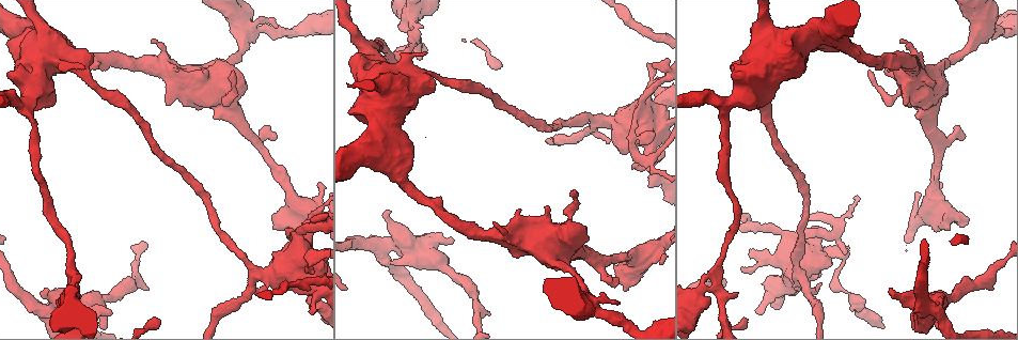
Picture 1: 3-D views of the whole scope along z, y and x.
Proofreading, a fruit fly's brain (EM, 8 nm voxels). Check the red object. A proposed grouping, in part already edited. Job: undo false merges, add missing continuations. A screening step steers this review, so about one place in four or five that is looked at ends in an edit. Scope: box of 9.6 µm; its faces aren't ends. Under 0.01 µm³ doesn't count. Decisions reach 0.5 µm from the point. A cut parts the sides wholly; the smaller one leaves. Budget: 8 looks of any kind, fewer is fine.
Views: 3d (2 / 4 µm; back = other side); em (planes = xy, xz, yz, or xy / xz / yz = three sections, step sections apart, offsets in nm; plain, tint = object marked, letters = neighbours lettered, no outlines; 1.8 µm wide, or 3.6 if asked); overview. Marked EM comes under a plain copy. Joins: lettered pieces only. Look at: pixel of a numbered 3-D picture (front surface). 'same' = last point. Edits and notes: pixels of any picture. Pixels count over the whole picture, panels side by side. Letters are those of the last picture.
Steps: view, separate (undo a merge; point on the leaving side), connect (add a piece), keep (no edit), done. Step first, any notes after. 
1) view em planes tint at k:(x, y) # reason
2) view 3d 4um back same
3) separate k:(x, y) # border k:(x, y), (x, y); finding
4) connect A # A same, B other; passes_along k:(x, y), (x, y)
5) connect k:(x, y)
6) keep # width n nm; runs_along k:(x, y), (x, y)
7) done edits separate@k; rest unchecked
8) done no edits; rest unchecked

view 3d 4um at 1:(111, 312) # thick end

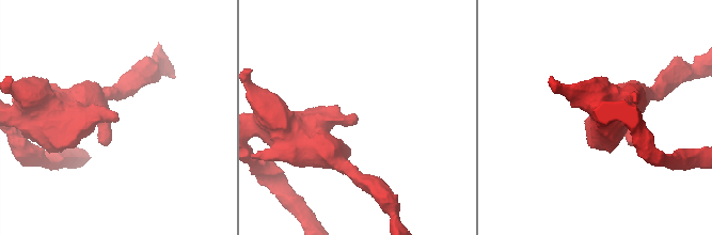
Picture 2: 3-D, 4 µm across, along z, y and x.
view em planes tint at 2:(115, 122) # shape alone is not enough

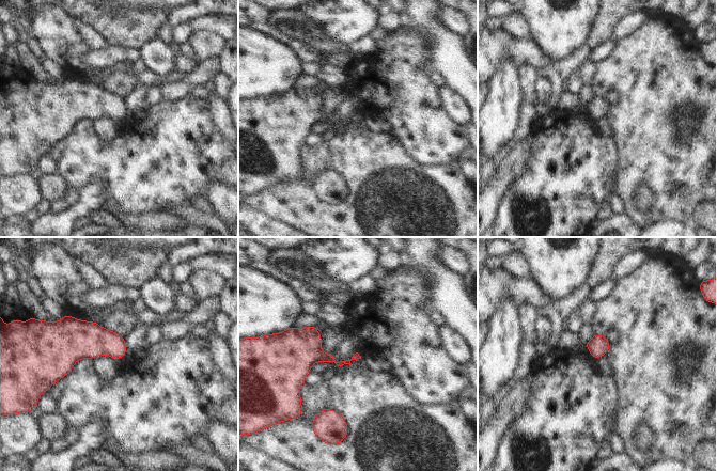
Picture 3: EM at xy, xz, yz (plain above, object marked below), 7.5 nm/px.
view em planes letters same

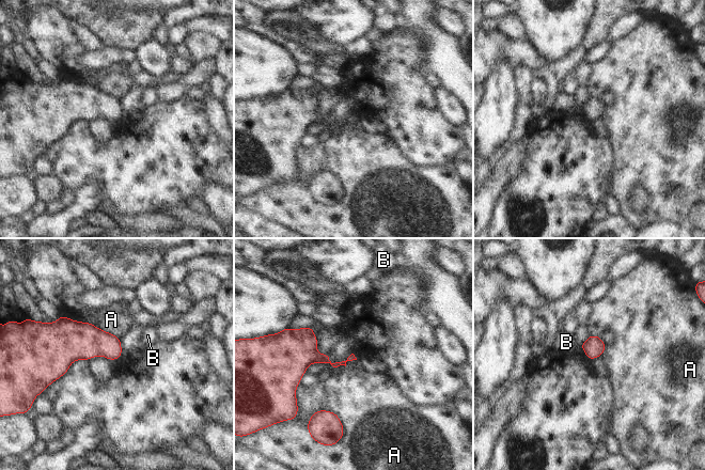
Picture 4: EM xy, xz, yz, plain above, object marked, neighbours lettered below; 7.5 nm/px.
keep # A other, B other; border 4:(310, 417), (330, 410), (344, 432); no lettered piece goes on from it

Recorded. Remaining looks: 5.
view 3d 4um at 1:(960, 140) # an open end

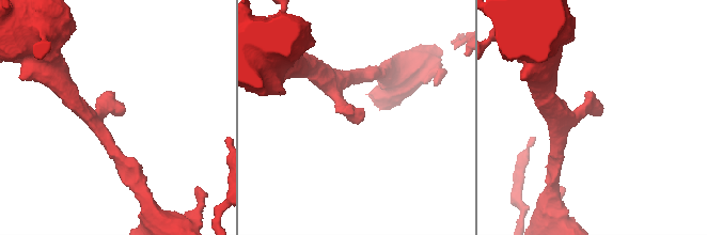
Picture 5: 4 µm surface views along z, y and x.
view em xz step 16 letters at 5:(123, 113) # need the tissue

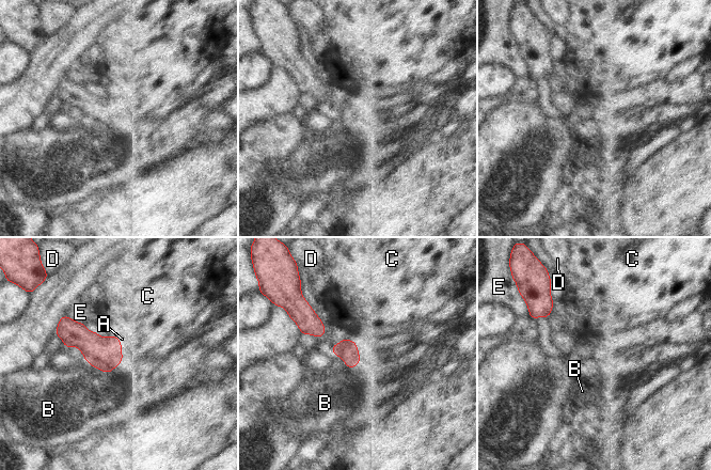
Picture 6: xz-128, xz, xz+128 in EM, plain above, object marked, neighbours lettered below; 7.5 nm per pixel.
view em planes letters same # cut it another way

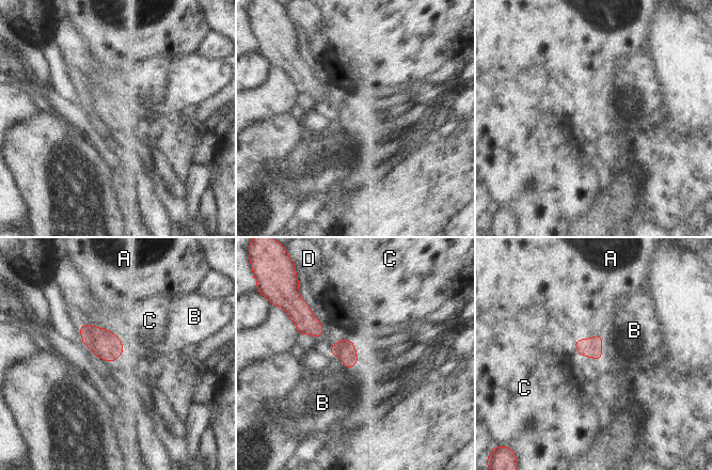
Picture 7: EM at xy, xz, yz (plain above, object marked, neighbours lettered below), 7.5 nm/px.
connect A # width 140 nm; A same, B other, C other, D other; passes_along 7:(591, 347), (584, 339), (582, 323); the neuron continues

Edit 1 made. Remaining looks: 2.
view overview # redraw

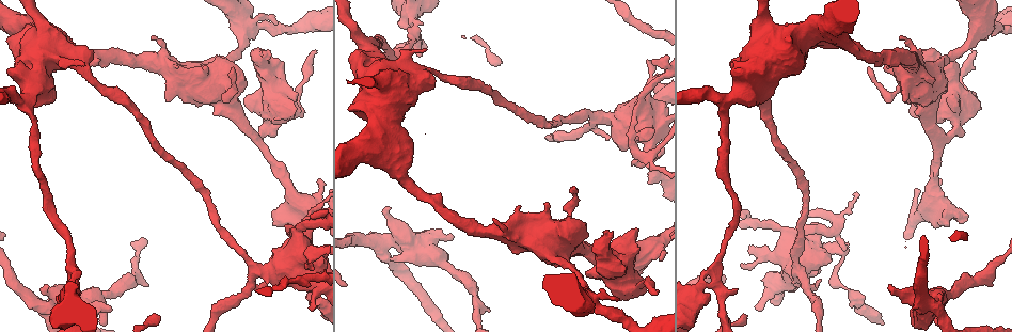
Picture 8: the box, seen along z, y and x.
view em planes letters at 8:(742, 217) # free end

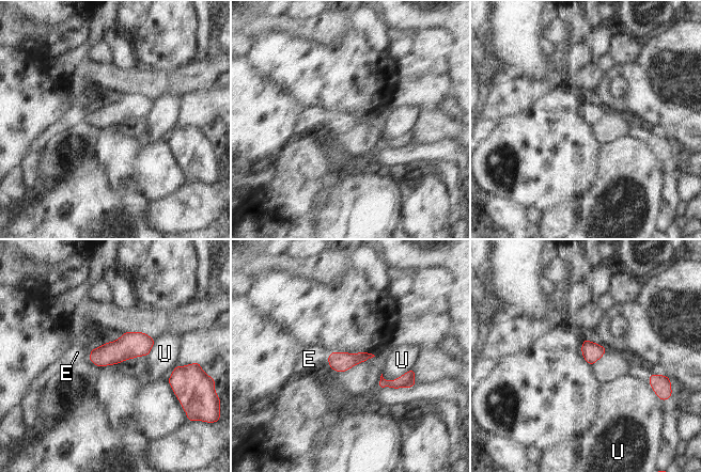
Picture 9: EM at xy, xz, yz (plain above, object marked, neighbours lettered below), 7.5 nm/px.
connect E # longest_contact U 240 nm; E same, U other; passes_along 9:(113, 352), (91, 354), (77, 352); it goes on there

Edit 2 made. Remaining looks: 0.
done edits connect@7, connect@9; rest unchecked

